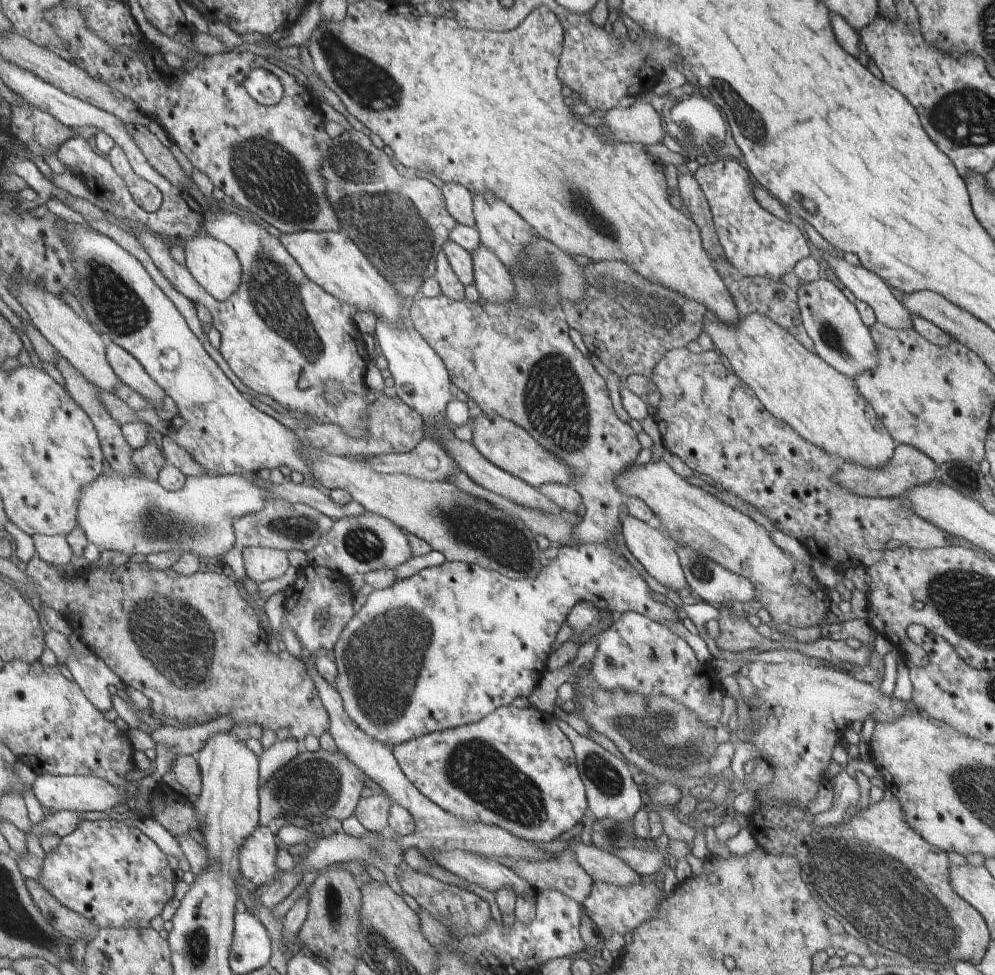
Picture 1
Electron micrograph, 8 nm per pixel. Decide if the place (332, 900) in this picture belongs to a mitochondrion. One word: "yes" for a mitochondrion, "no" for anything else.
yes

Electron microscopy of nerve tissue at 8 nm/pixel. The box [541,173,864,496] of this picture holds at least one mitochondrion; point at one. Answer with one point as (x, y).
(579, 204)

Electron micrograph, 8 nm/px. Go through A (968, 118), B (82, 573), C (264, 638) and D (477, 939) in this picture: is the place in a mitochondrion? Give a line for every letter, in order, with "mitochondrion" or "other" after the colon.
A: mitochondrion
B: other
C: other
D: other

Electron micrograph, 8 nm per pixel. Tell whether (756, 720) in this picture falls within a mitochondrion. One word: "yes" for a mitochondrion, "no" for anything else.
no

